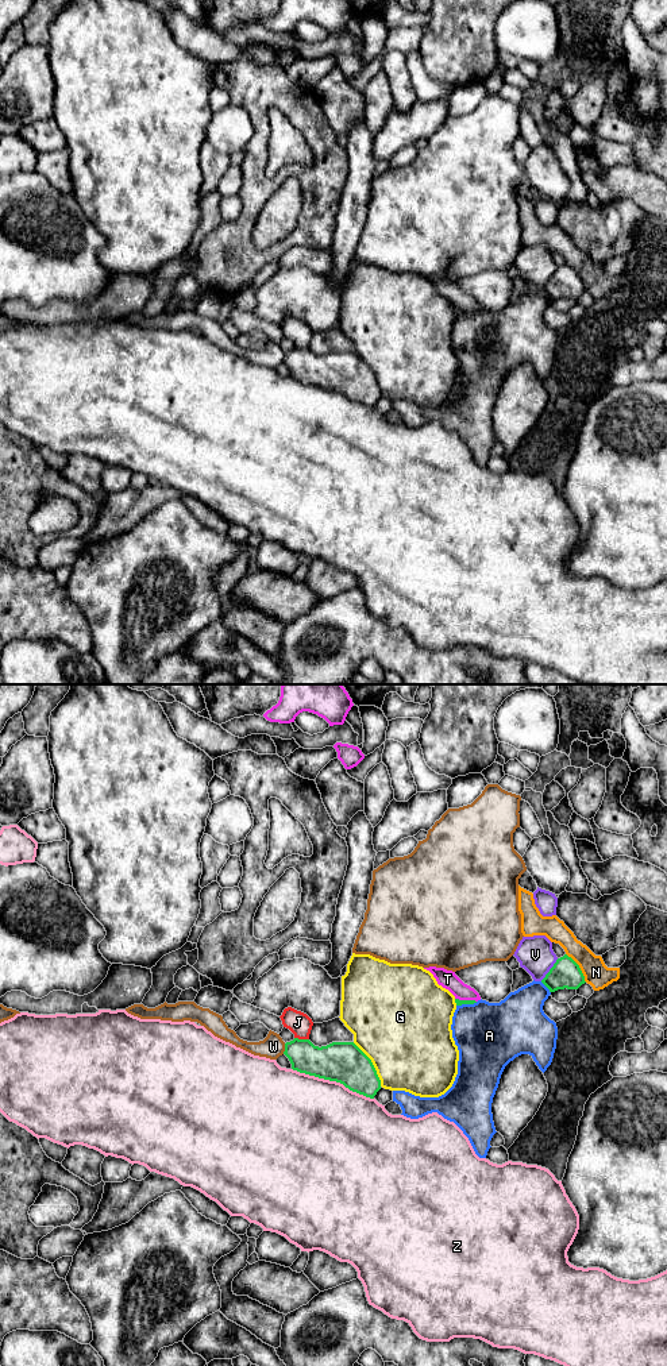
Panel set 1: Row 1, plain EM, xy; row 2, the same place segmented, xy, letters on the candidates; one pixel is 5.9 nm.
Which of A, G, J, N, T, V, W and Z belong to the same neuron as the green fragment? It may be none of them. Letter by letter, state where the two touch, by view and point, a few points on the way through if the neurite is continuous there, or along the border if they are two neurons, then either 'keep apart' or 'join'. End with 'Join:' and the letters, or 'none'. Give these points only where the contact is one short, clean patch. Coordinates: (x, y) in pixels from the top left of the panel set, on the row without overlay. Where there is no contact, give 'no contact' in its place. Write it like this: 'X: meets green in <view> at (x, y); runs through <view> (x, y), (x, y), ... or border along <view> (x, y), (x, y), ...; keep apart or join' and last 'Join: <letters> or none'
A: meets green in xy at (546, 294); keep apart
G: meets green in xy at (371, 373); keep apart
J: meets green in xy at (301, 348); border along xy (295, 346), (308, 348); keep apart
N: meets green in xy at (579, 277); keep apart
T: meets green in xy at (466, 309); border along xy (455, 307), (475, 311); keep apart
V: meets green in xy at (550, 278); keep apart
W: meets green in xy at (285, 358); keep apart
Z: meets green in xy at (332, 389); keep apart
Join: none

